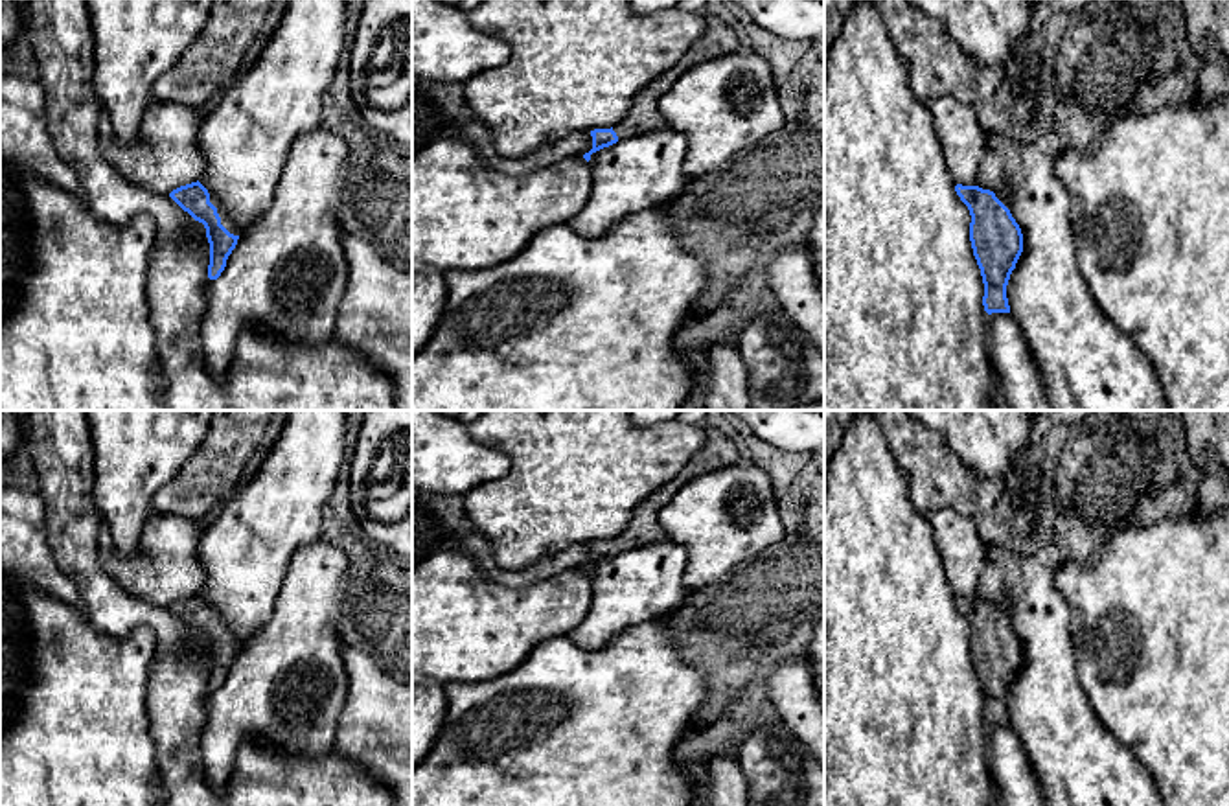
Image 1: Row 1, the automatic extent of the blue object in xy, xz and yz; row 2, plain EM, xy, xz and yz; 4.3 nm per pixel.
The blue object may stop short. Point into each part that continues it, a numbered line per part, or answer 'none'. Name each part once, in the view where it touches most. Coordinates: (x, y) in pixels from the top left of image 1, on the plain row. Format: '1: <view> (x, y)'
1: xy (227, 633)

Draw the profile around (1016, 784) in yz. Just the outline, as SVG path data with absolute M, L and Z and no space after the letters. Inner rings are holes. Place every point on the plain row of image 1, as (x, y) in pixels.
M1010 725L988 727L988 764L999 806L1045 806L1038 777Z

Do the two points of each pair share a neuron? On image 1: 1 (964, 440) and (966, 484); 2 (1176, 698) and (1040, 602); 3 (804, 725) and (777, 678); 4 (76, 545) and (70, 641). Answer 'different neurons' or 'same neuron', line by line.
1: different neurons
2: different neurons
3: same neuron
4: different neurons

